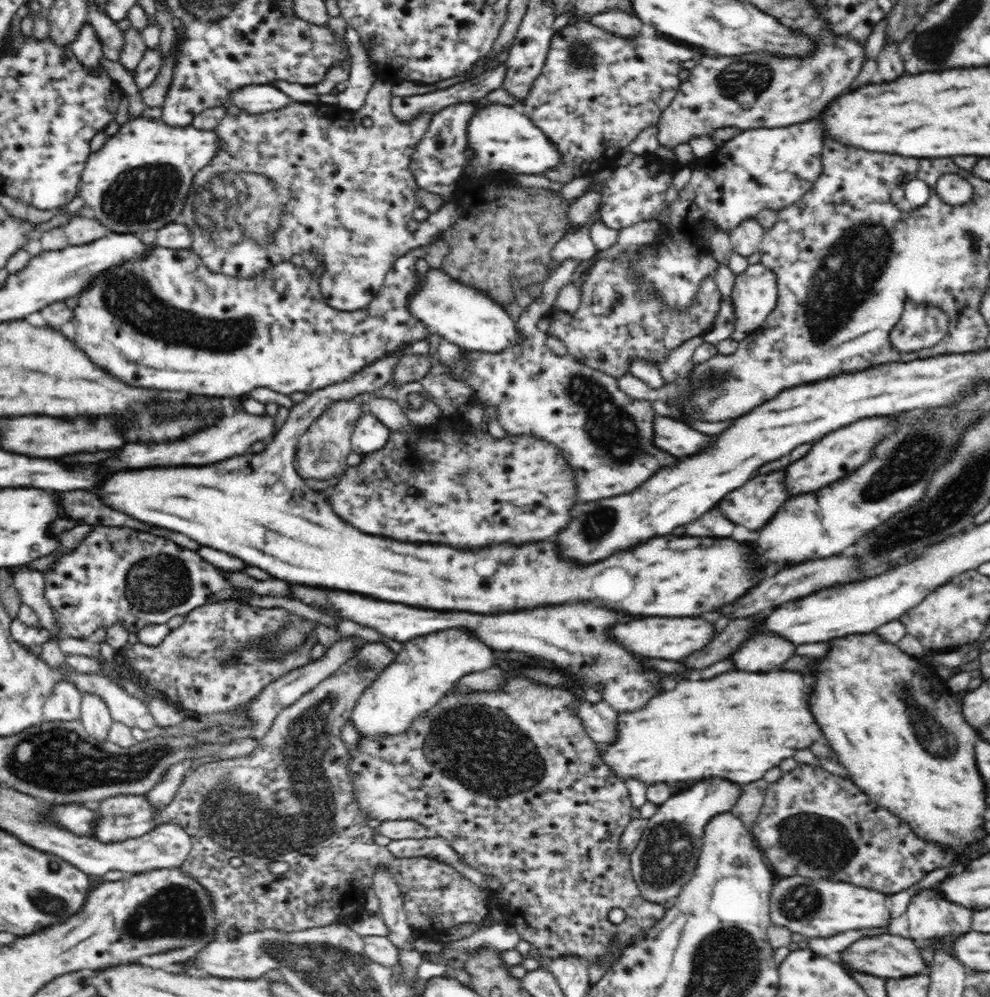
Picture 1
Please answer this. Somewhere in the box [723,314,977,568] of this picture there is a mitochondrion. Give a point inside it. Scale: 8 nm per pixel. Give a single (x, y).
(908, 461)

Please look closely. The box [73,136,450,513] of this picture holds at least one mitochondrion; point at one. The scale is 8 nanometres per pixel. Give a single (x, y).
(239, 204)

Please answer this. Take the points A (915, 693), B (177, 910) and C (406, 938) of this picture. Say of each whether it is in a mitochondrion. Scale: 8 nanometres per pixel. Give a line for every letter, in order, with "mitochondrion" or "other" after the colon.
A: mitochondrion
B: mitochondrion
C: other

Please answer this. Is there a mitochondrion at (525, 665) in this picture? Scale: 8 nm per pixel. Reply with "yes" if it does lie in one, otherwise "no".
no

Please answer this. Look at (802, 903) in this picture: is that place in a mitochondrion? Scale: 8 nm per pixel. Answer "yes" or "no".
yes

